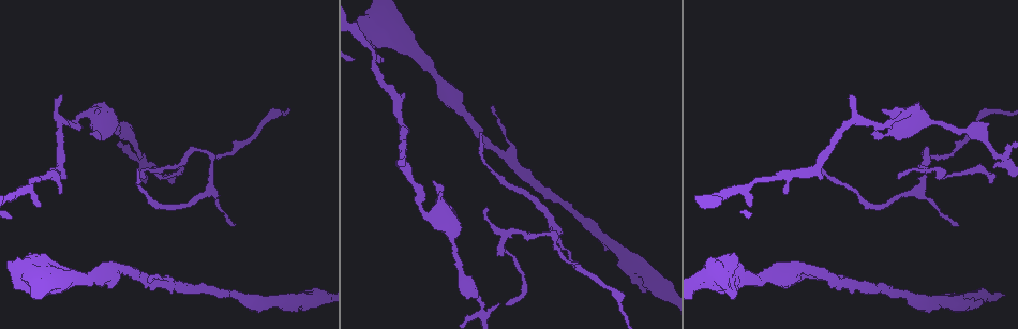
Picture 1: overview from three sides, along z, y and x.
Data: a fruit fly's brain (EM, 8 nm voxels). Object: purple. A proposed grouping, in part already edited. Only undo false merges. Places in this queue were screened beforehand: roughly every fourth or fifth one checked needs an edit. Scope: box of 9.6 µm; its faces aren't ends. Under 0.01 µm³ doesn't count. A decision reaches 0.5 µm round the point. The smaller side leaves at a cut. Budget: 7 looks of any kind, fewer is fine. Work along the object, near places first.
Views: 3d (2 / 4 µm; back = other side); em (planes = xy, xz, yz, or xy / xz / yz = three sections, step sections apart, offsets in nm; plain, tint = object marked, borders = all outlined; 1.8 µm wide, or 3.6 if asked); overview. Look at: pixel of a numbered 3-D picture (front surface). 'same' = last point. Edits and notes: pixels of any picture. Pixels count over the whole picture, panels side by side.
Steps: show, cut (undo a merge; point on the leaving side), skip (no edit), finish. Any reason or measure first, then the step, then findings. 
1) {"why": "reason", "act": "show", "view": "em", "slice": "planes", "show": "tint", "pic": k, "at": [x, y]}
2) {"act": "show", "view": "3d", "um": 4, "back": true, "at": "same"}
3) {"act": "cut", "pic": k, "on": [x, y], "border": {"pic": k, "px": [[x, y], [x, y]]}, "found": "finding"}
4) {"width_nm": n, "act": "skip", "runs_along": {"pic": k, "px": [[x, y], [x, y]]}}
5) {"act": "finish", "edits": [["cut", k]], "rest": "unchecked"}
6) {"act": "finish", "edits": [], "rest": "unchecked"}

{"why": "three arms meet", "act": "show", "view": "3d", "um": 2, "pic": 1, "at": [213, 160]}

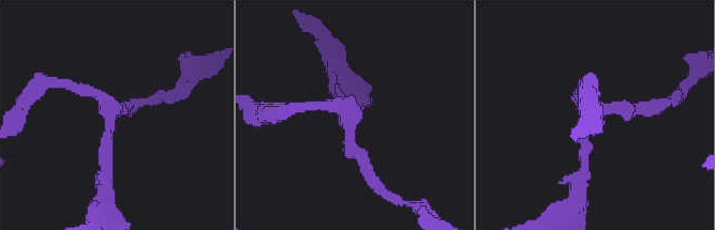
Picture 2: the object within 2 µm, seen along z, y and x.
{"arms": 3, "act": "show", "view": "em", "slice": "planes", "show": "tint", "pic": 2, "at": [107, 110]}

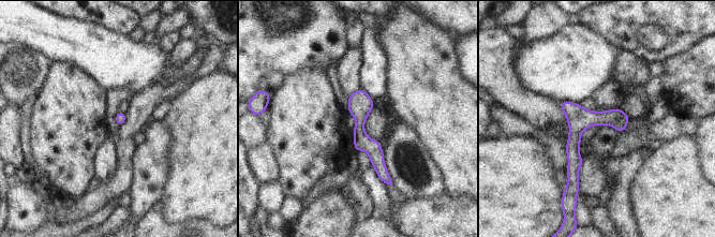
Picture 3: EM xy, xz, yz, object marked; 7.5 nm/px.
{"width_nm": 90, "act": "skip", "runs_along": {"pic": 3, "px": [[360, 91], [360, 137], [385, 178]]}, "found": "continuous, no second neuron"}

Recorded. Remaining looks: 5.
{"why": "abrupt turn", "act": "show", "view": "3d", "um": 2, "pic": 1, "at": [138, 156]}

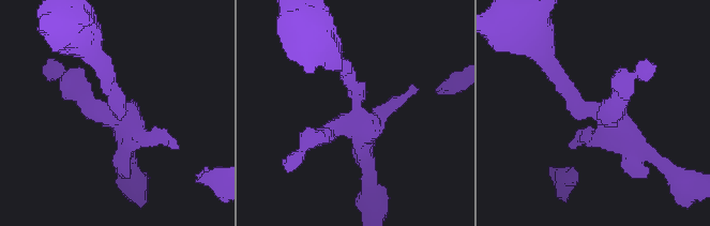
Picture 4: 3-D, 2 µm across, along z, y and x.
{"why": "now the EM", "act": "show", "view": "em", "slice": "yz", "step": 16, "show": "tint", "pic": 4, "at": [608, 114]}

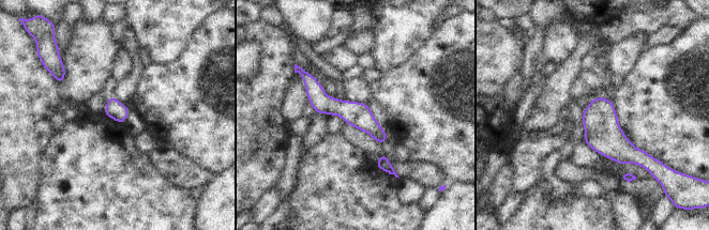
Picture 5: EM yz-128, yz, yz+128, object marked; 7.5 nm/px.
{"act": "skip", "runs_along": {"pic": 5, "px": [[304, 75], [383, 138]]}, "found": "all the same neuron"}

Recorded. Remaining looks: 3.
{"act": "show", "view": "3d", "um": 2, "pic": 1, "at": [373, 57]}

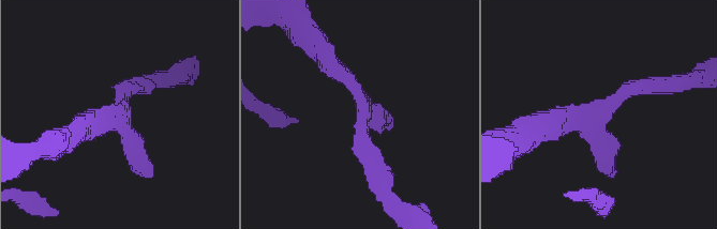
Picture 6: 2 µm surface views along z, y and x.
{"act": "show", "view": "em", "slice": "yz", "step": 4, "show": "plain", "pic": 6, "at": [604, 103]}

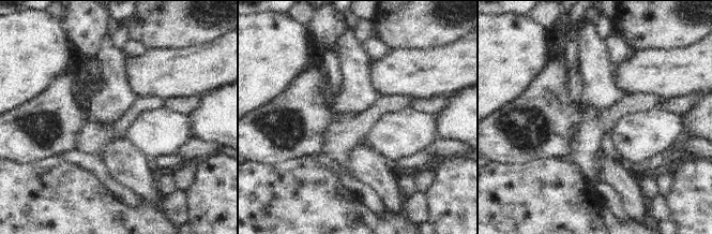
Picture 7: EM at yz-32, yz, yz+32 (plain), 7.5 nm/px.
{"why": "where the object lies", "act": "show", "view": "em", "slice": "yz", "step": 4, "show": "tint", "at": "same"}

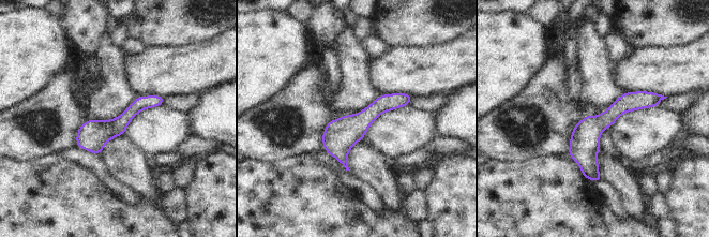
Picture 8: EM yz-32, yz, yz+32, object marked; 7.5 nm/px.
{"act": "skip", "runs_along": {"pic": 8, "px": [[658, 99], [622, 104], [587, 138], [585, 174]]}, "found": "all the same neuron"}

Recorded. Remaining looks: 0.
{"act": "finish", "edits": [], "rest": "unchecked"}

